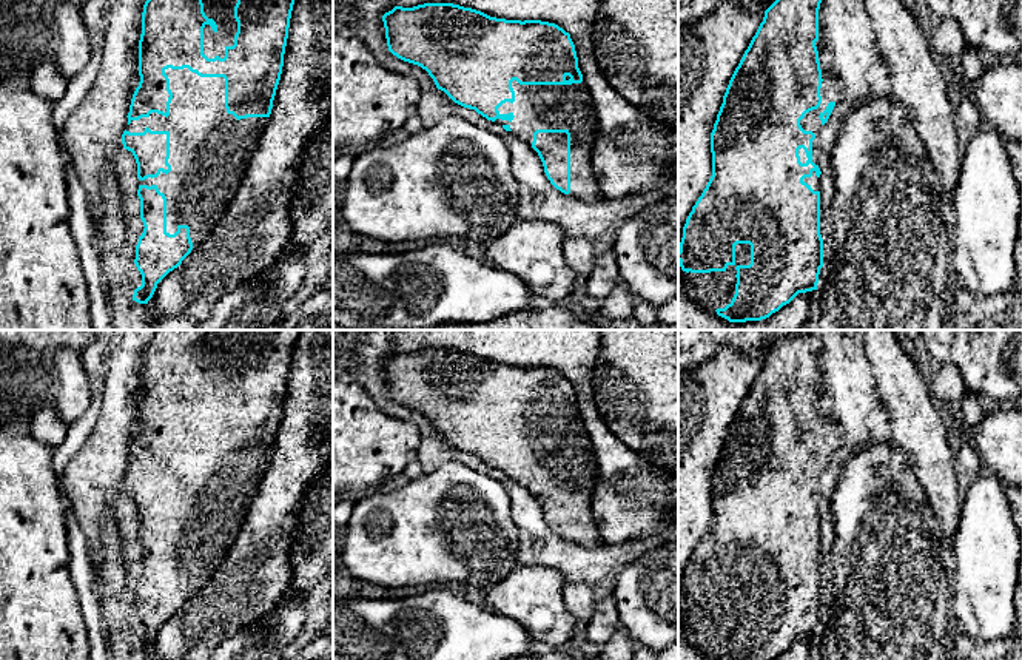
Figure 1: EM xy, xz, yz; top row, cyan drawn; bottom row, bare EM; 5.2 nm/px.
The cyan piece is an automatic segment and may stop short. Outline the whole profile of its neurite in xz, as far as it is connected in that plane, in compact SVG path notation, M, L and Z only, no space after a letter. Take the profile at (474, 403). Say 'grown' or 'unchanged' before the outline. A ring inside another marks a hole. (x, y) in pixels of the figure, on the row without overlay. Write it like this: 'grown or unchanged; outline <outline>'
grown; outline M424 349L413 353L395 352L382 361L388 396L398 404L429 418L438 435L455 449L475 455L529 489L540 501L550 529L581 546L603 543L592 515L592 497L598 466L590 439L583 429L570 379L555 369L541 365L506 365L453 349Z

